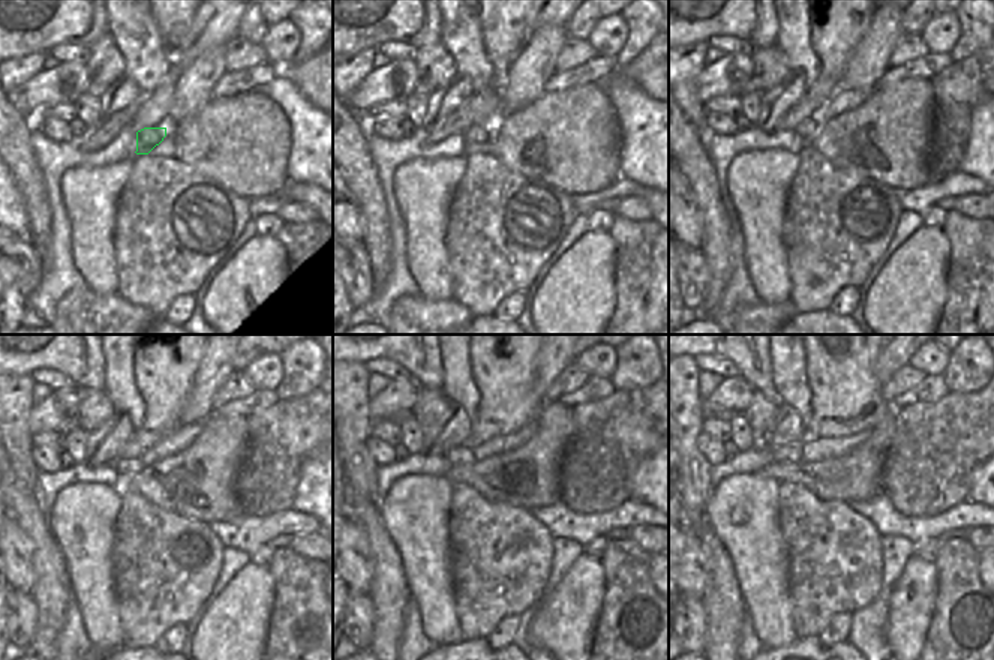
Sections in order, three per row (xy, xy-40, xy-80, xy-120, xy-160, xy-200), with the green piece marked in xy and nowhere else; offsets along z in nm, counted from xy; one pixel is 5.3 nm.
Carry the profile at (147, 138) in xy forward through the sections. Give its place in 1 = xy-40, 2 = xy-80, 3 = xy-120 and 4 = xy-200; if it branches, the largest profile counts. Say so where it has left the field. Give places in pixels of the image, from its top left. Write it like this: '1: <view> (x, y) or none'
1: xy-40 (476, 134)
2: xy-80 (807, 131)
3: xy-120 (129, 467)
4: xy-200 (792, 453)

